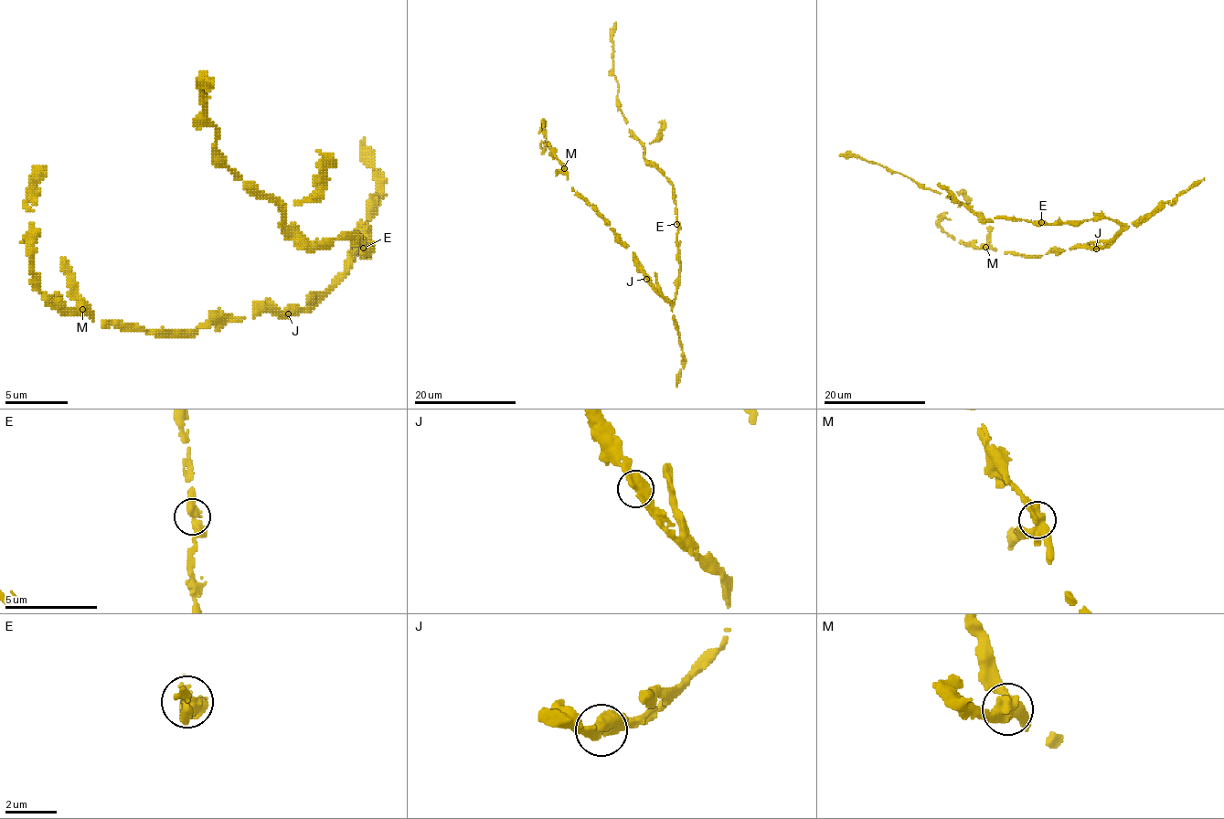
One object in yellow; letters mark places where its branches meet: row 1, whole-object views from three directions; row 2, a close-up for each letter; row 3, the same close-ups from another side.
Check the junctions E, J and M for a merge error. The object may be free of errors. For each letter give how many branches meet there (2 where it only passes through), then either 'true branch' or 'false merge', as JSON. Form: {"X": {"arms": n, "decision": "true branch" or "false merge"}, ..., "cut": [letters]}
{"E": {"arms": 2, "decision": "true branch"}, "J": {"arms": 2, "decision": "true branch"}, "M": {"arms": 3, "decision": "true branch"}, "cut": []}

